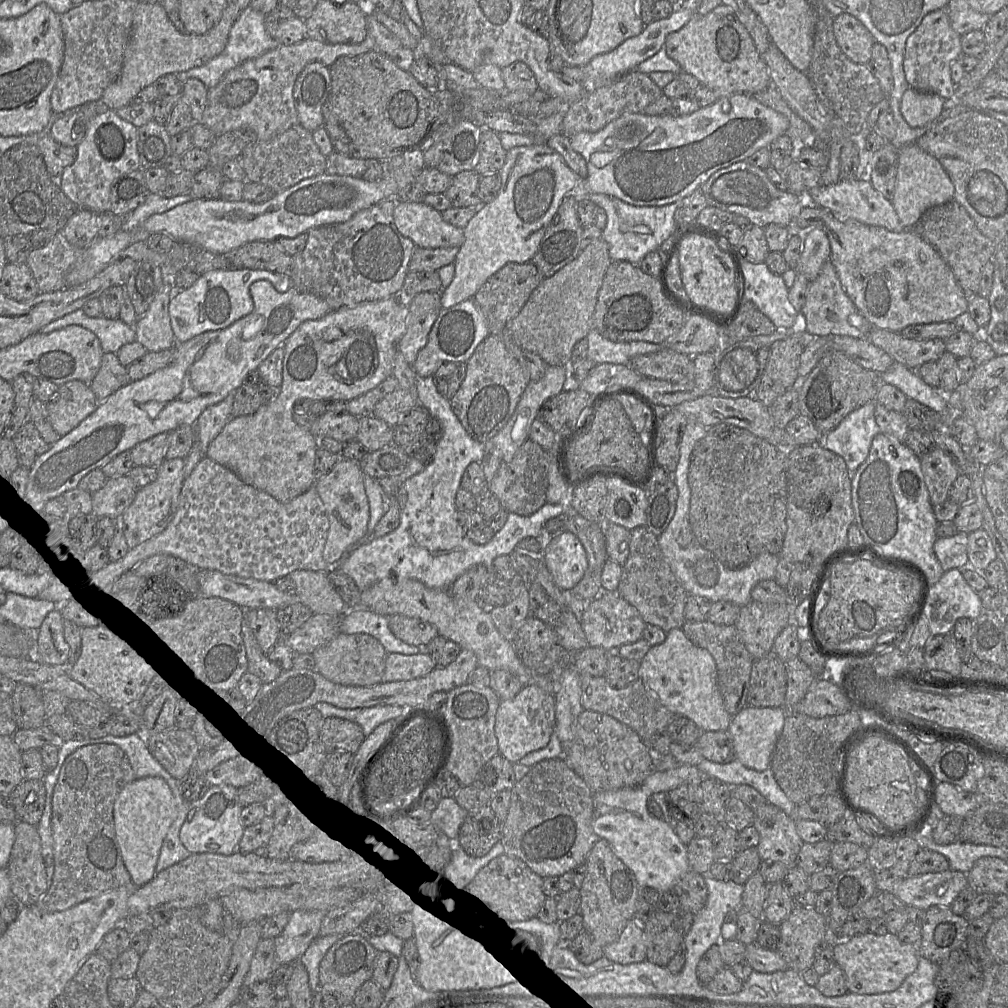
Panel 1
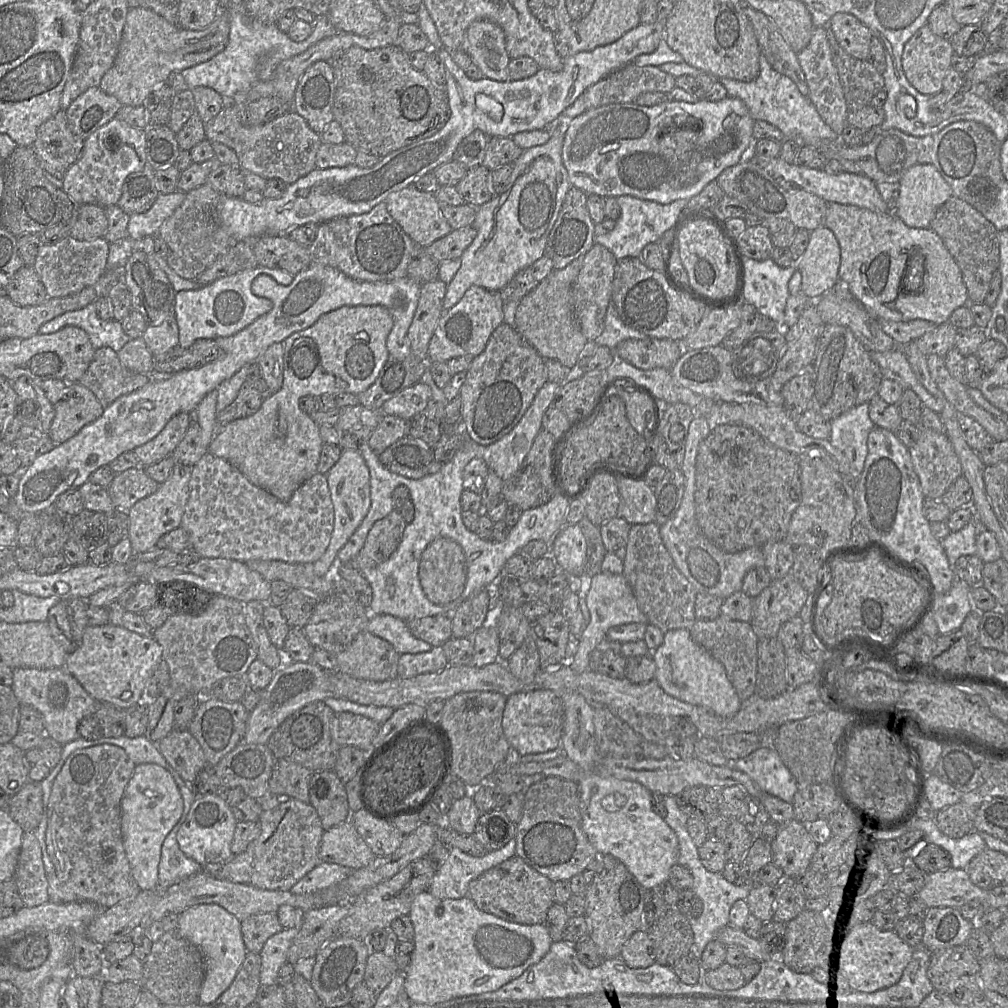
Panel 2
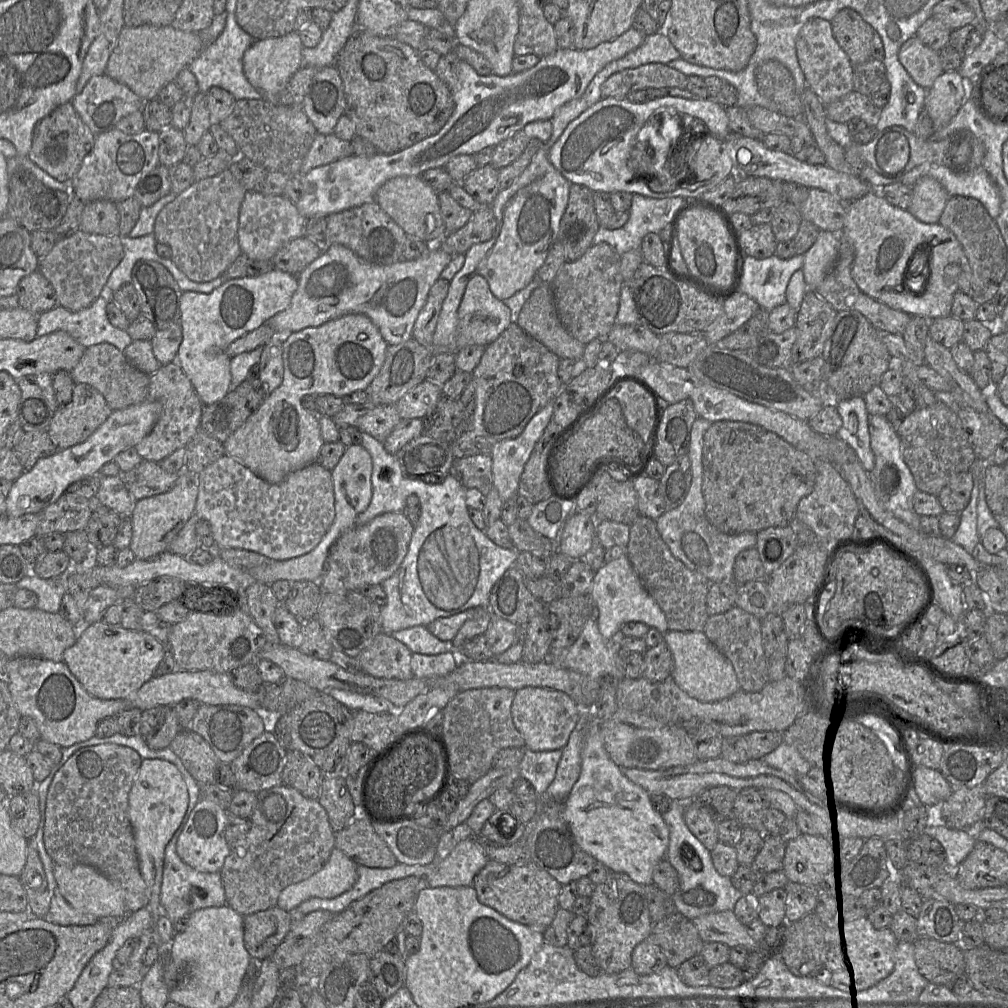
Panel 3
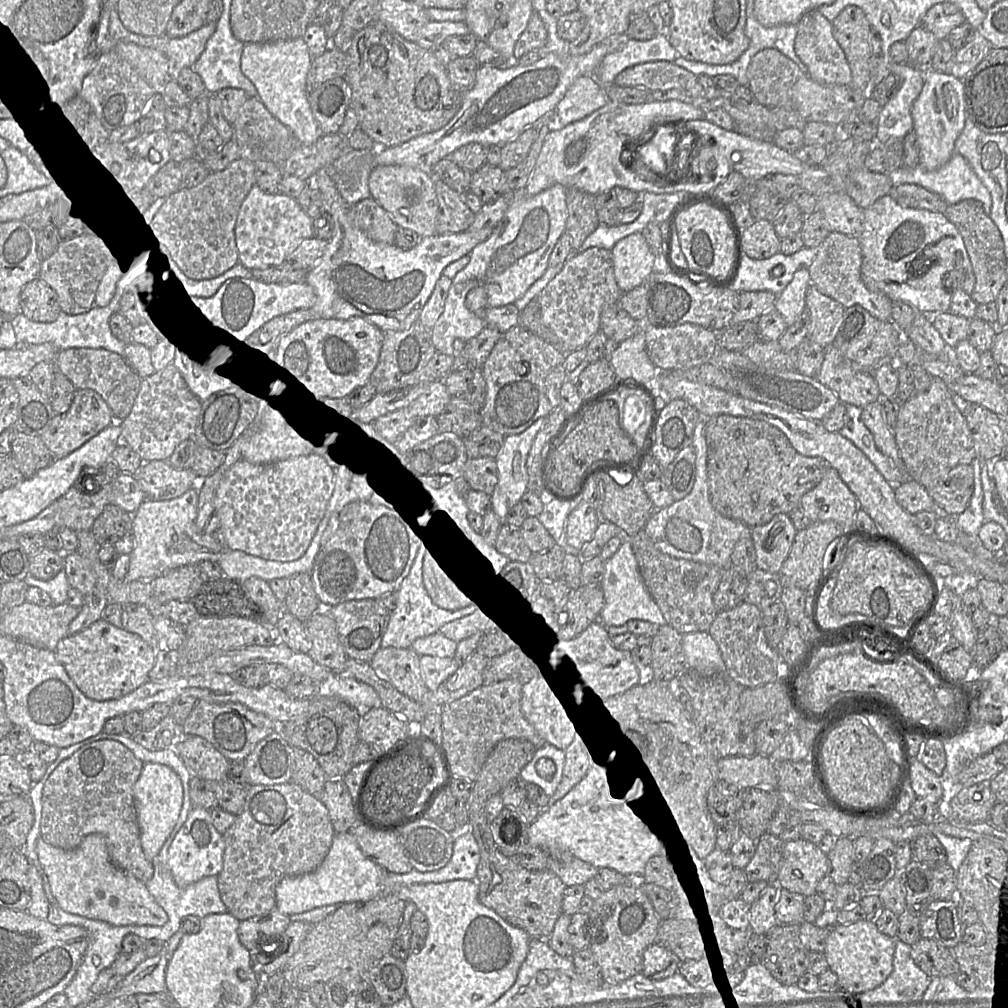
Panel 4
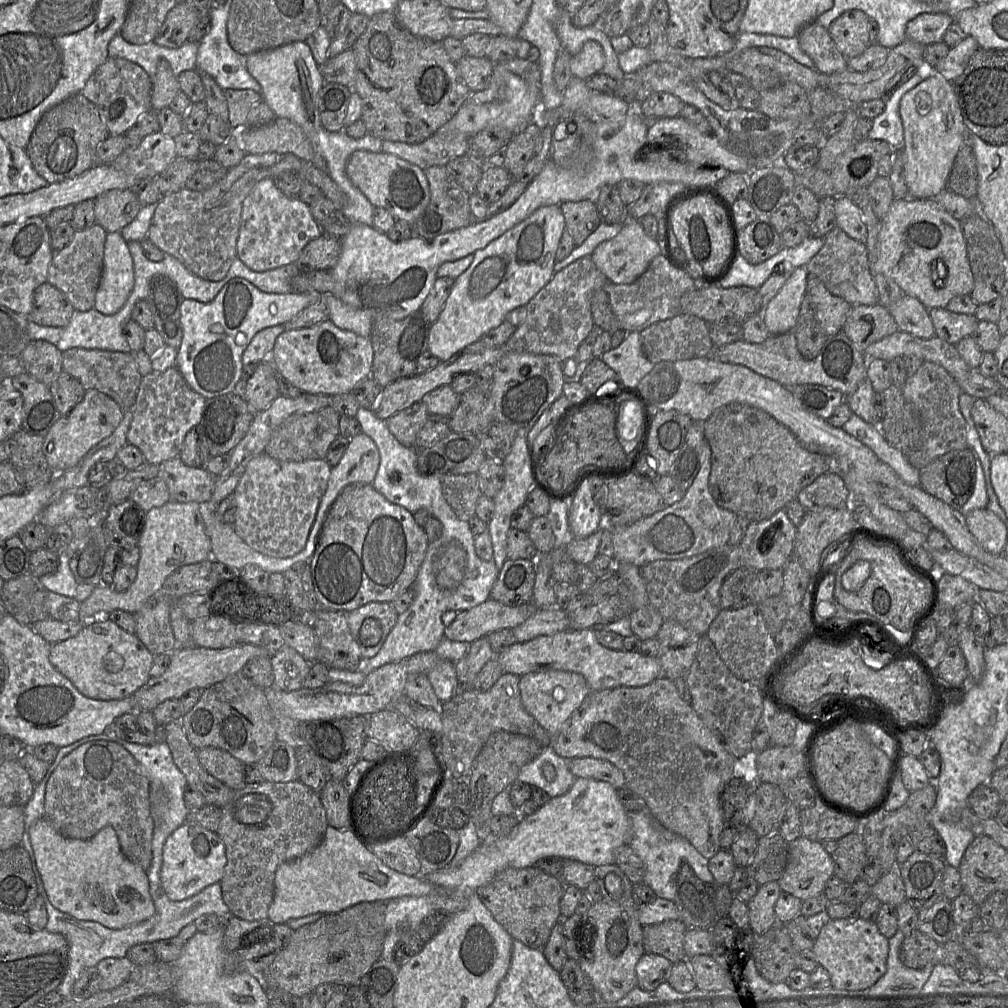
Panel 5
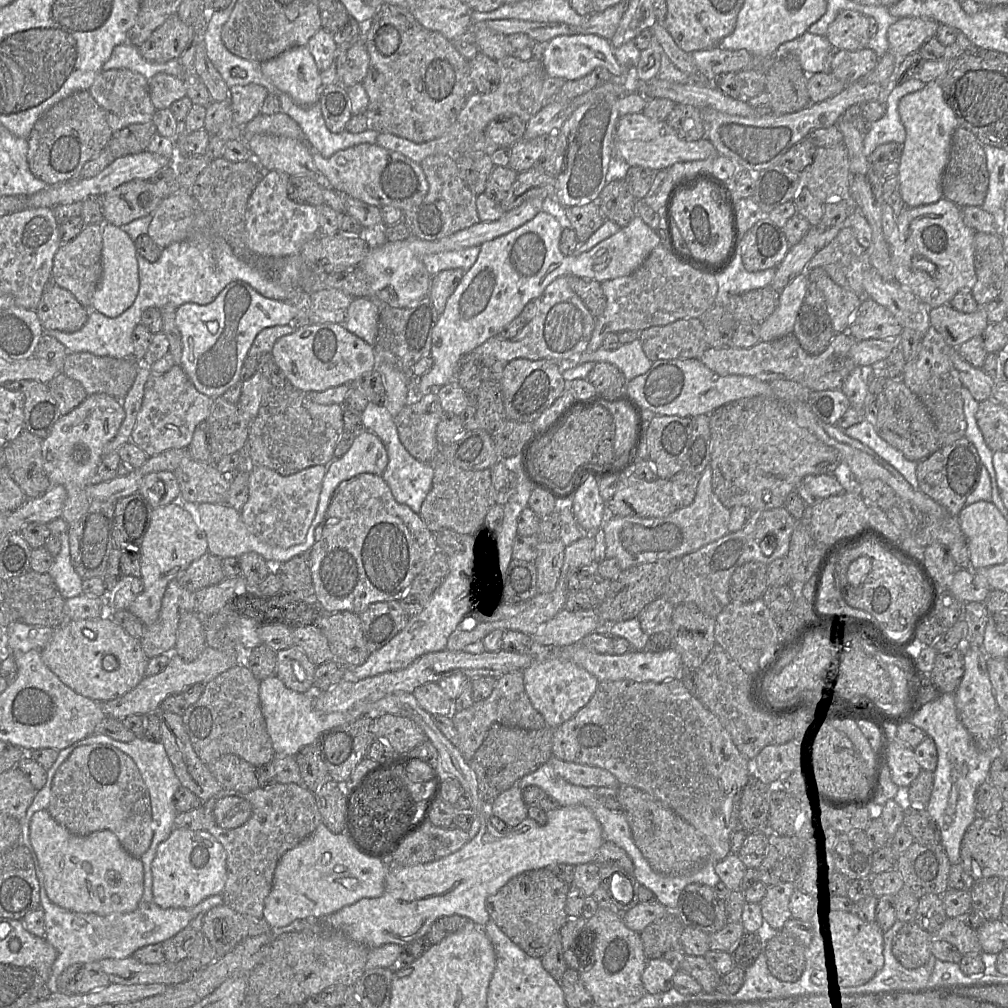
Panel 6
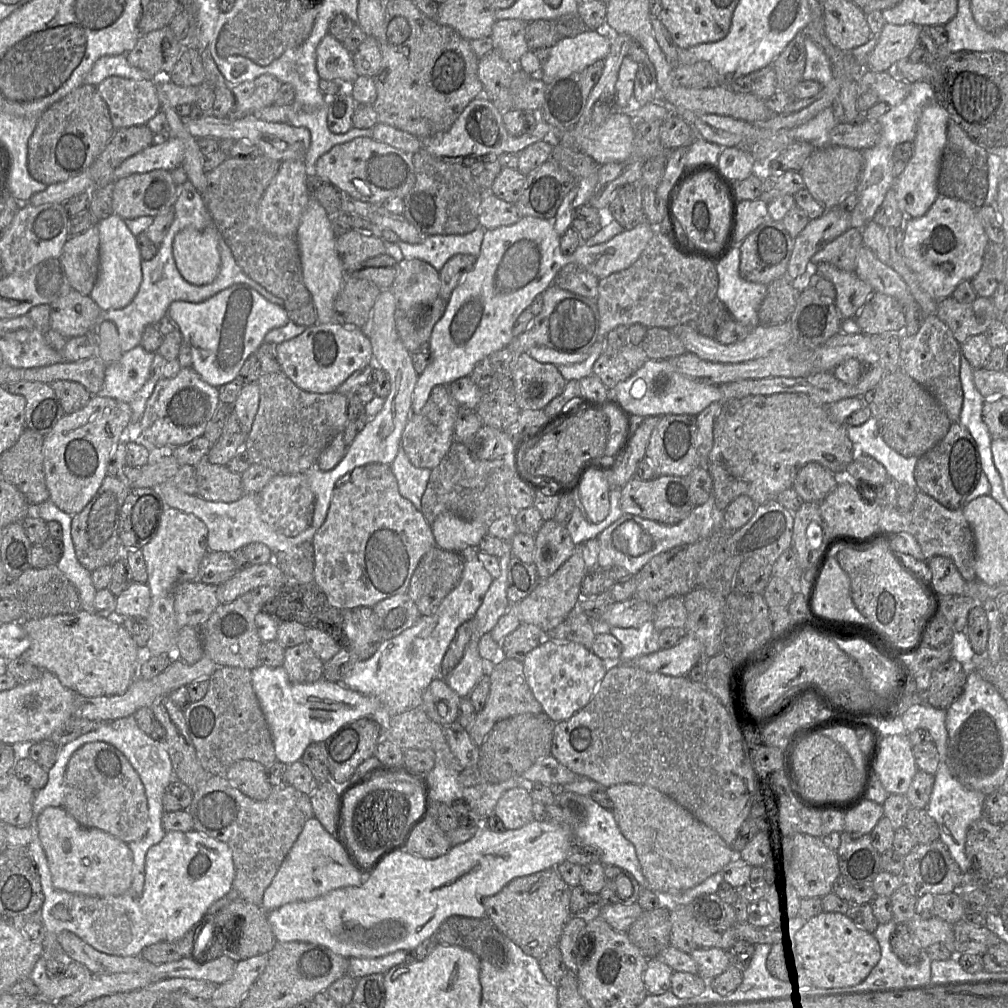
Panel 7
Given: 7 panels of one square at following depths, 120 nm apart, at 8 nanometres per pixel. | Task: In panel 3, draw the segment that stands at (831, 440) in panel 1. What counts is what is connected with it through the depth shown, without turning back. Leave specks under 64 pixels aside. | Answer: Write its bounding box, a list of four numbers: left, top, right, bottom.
[836,397,875,472]

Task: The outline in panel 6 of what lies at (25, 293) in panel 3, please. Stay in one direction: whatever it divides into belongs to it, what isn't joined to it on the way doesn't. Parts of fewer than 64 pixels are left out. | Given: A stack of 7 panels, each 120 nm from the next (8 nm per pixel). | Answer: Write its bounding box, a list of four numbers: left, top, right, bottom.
[36,283,90,332]

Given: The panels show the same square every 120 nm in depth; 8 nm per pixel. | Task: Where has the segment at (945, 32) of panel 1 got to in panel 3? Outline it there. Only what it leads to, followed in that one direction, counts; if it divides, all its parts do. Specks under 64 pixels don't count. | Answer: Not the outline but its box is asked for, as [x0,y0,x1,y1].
[898,35,944,90]

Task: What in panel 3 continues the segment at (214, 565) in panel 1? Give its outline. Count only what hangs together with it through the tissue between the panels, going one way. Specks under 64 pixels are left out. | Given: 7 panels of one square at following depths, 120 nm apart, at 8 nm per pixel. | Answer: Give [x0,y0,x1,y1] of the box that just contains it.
[195,454,335,560]

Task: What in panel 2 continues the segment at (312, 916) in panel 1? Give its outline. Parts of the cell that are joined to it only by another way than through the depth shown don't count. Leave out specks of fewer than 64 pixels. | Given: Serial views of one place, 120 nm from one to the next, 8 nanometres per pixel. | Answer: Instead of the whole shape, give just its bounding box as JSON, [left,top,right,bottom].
[260,925,300,986]

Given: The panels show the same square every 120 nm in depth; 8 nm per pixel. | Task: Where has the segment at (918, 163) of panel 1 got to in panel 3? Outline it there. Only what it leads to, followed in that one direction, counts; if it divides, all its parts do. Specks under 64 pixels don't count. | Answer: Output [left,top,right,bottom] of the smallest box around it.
[907,176,948,223]

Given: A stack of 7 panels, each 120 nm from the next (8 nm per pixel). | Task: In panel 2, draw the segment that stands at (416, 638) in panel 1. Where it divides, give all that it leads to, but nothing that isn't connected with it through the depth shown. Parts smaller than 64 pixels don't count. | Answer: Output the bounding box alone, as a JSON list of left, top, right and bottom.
[405,615,452,646]

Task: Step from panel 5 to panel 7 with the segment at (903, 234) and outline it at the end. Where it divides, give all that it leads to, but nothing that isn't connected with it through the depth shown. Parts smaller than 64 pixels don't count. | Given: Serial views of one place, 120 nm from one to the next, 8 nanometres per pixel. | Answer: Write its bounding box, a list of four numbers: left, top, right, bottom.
[903,195,990,301]

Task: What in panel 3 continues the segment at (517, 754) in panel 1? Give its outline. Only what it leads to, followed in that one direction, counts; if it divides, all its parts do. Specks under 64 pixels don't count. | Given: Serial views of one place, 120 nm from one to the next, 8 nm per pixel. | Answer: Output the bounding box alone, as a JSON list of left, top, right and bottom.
[511,687,581,751]

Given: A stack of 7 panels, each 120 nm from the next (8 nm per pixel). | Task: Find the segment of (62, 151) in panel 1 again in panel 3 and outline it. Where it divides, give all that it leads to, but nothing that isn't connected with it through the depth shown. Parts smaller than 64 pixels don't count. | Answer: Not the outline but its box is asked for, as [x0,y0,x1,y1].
[28,102,96,183]

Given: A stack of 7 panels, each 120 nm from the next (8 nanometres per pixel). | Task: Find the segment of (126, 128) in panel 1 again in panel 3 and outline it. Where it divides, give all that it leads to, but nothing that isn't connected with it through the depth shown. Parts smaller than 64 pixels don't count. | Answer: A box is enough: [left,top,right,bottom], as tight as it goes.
[69,128,160,203]

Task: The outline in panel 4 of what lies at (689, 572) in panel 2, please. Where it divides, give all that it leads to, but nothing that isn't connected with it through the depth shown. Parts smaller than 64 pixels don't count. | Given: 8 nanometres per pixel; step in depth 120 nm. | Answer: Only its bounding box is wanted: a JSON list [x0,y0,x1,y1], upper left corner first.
[644,416,750,569]

